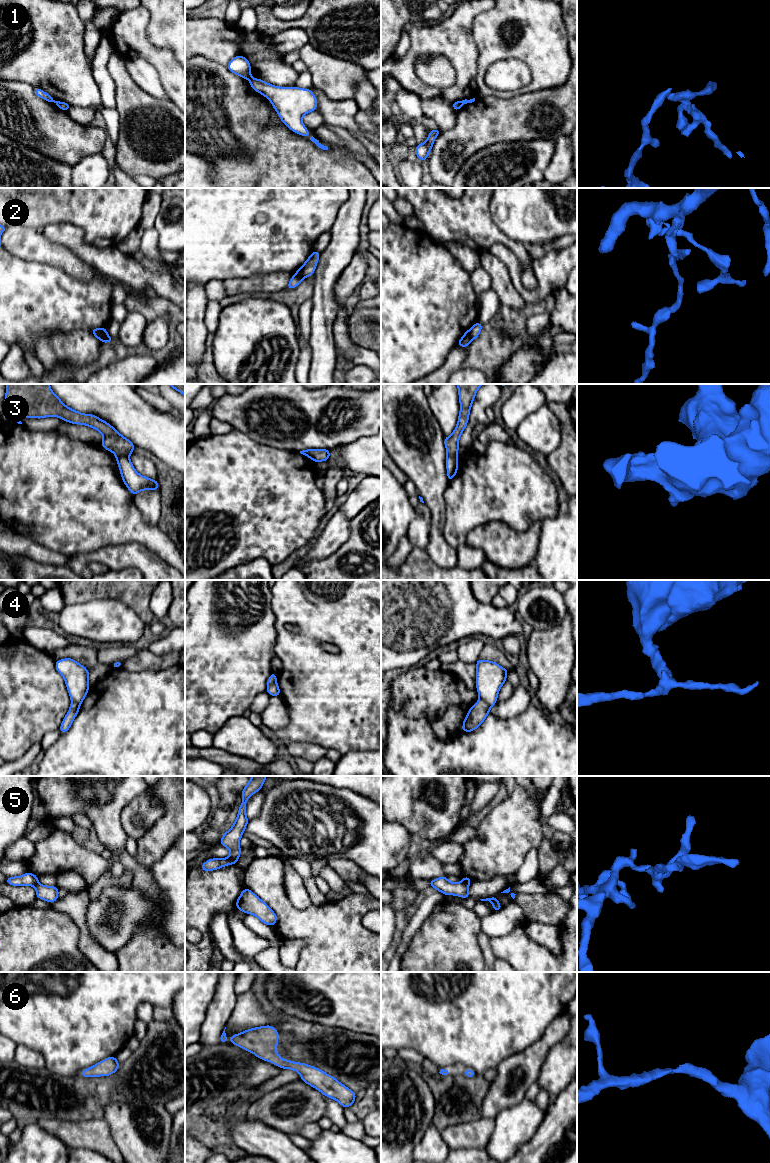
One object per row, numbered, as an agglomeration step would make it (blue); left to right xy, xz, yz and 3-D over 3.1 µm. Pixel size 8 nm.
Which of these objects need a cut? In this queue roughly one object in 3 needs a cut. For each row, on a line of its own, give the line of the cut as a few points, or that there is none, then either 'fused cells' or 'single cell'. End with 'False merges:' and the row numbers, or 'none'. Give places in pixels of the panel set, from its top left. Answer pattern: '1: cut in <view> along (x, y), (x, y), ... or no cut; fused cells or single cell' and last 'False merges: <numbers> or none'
1: cut in xz along (250, 77), (249, 79); fused cells
2: cut in yz along (466, 331), (471, 339); fused cells
3: cut in xz along (326, 455), (320, 458), (311, 458), (309, 456); fused cells
4: cut in yz along (480, 699), (489, 707); fused cells
5: cut in xz along (228, 858), (234, 863); fused cells
6: no cut; single cell
False merges: 1, 2, 3, 4, 5

